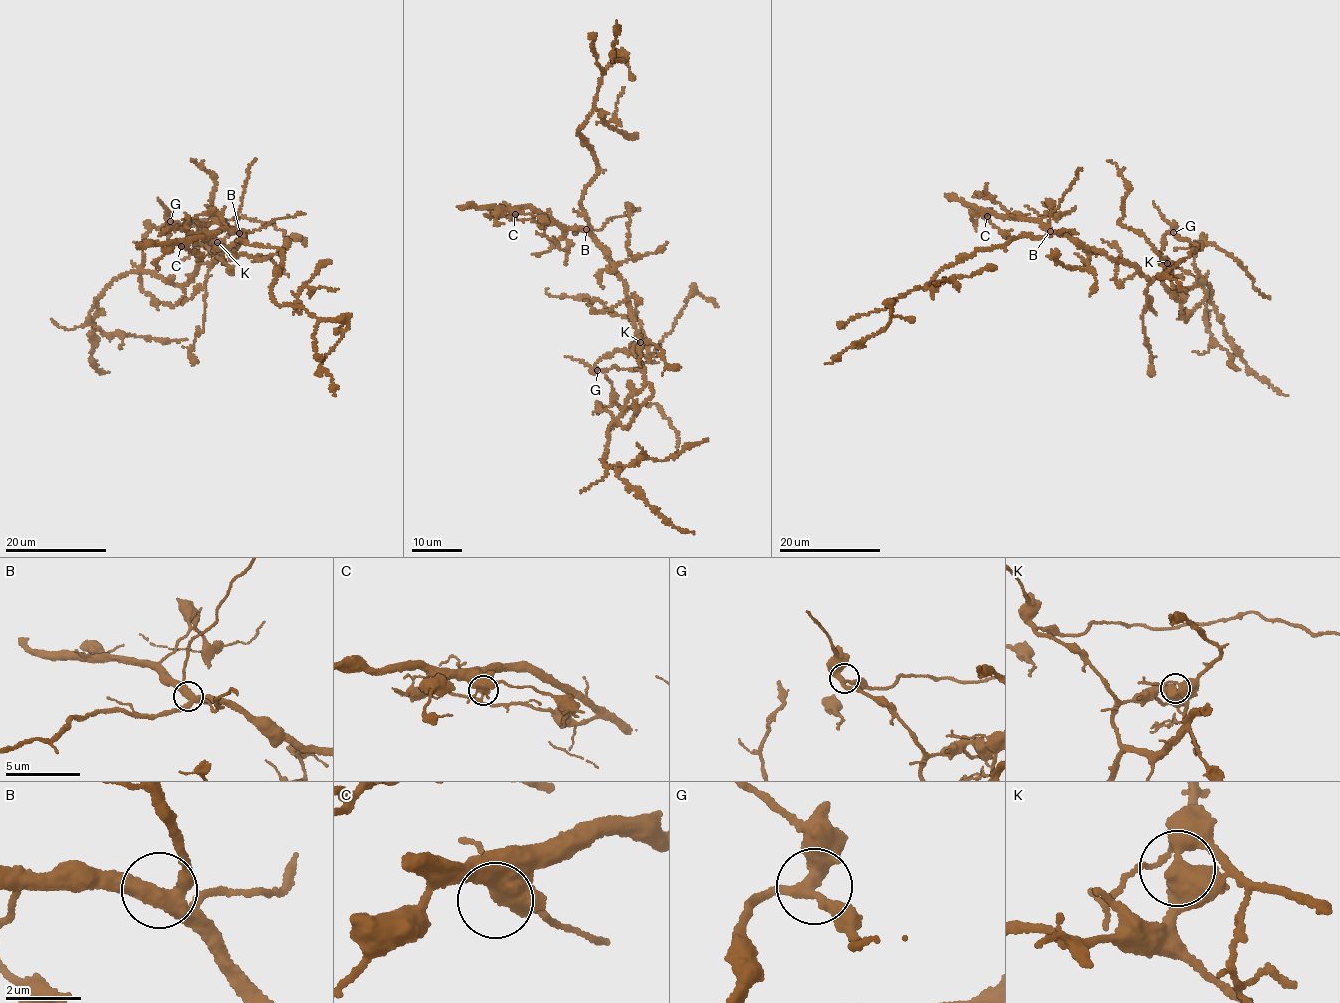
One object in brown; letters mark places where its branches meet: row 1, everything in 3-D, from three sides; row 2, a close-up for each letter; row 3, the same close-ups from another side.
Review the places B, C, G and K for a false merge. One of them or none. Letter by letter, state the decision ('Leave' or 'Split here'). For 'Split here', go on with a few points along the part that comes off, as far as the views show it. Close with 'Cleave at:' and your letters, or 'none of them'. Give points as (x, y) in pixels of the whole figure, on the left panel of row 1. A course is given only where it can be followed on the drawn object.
B: Leave
C: Leave
G: Leave
K: Split here. Course of the part to remove: (217, 242), (231, 228), (211, 211), (214, 177), (192, 161), (195, 160)
Cleave at: K

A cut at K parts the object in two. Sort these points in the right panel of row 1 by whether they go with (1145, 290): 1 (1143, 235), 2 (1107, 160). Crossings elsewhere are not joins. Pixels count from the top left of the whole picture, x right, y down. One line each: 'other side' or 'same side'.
1: other side
2: other side

